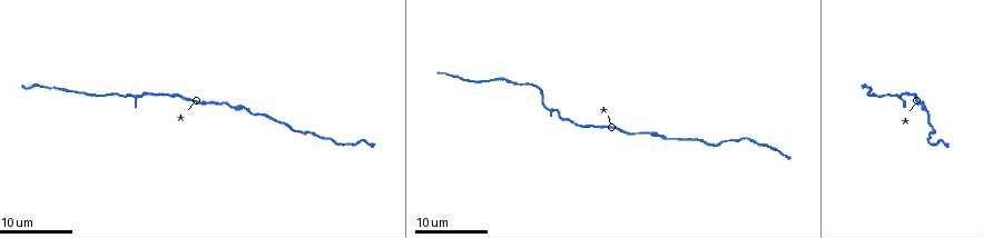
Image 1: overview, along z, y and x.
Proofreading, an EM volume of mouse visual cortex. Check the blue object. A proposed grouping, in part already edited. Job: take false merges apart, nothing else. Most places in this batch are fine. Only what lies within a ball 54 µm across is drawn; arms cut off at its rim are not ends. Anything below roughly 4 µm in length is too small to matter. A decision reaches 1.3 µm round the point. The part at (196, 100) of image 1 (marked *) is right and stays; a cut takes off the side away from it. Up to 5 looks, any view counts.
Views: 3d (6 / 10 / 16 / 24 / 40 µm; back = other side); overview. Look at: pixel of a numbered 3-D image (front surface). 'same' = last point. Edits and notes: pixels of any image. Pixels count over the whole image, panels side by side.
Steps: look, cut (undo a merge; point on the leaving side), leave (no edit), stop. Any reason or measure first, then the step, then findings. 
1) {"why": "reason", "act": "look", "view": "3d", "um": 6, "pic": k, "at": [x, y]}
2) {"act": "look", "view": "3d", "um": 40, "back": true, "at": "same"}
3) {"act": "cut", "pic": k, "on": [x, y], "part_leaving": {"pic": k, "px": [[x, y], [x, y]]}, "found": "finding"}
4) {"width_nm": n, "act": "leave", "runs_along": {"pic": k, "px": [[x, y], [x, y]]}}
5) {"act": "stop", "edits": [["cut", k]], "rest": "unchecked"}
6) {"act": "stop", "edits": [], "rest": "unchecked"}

{"act": "look", "view": "3d", "um": 24, "pic": 1, "at": [132, 94]}

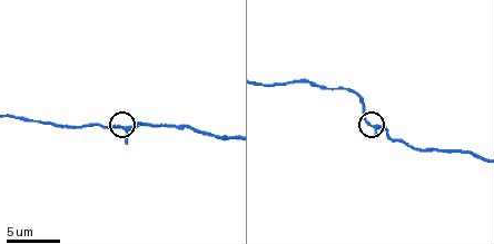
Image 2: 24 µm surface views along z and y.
{"act": "look", "view": "3d", "um": 10, "pic": 2, "at": [121, 126]}

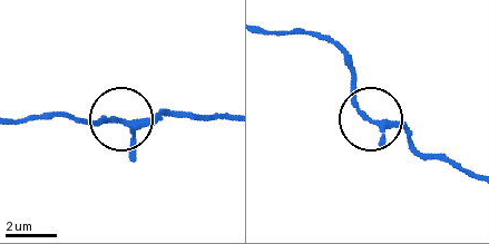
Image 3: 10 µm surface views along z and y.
{"act": "leave", "runs_along": {"pic": 3, "px": [[473, 176], [372, 120], [353, 88], [353, 59]]}, "found": "all the same neuron"}

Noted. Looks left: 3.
{"why": "calibre changes", "act": "look", "view": "3d", "um": 16, "pic": 2, "at": [322, 85]}

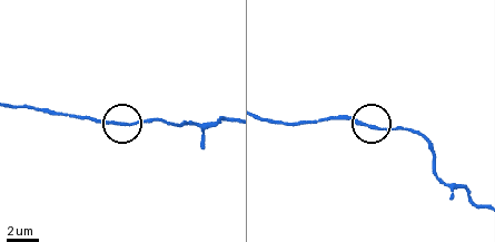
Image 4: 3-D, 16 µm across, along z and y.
{"act": "leave", "runs_along": {"pic": 4, "px": [[228, 119], [180, 124], [82, 119]]}, "found": "continuous, no second neuron"}

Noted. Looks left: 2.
{"why": "sudden change in width", "act": "look", "view": "3d", "um": 16, "pic": 1, "at": [924, 111]}

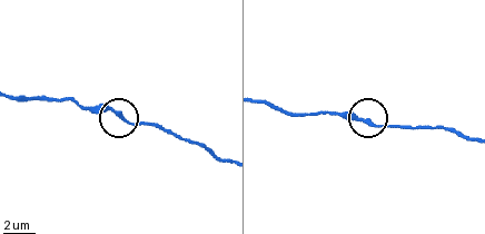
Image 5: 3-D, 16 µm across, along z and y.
{"act": "look", "view": "3d", "um": 10, "pic": 5, "at": [365, 121]}

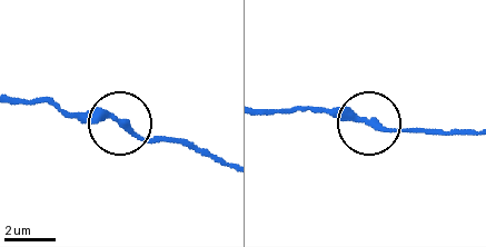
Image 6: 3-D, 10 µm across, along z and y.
{"act": "leave", "found": "continuous, no second neuron"}

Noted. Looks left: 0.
{"act": "stop", "edits": [], "rest": "unchecked"}

